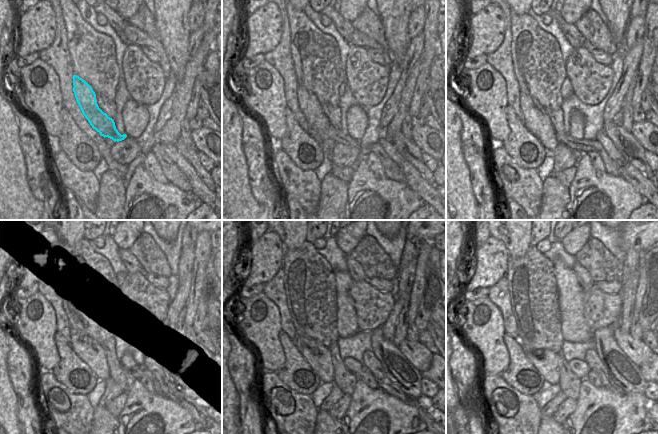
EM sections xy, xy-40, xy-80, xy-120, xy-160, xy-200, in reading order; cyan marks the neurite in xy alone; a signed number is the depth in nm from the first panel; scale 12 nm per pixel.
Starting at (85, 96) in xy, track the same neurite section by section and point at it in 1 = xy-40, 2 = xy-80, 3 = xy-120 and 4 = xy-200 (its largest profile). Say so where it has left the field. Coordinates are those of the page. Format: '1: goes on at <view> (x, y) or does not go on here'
1: goes on at xy-40 (308, 103)
2: goes on at xy-80 (537, 122)
3: goes on at xy-120 (89, 350)
4: goes on at xy-200 (545, 361)

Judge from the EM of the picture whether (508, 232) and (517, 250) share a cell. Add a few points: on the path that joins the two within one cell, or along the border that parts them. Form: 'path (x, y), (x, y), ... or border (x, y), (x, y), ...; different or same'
path (512, 236), (517, 241), (517, 246); same

